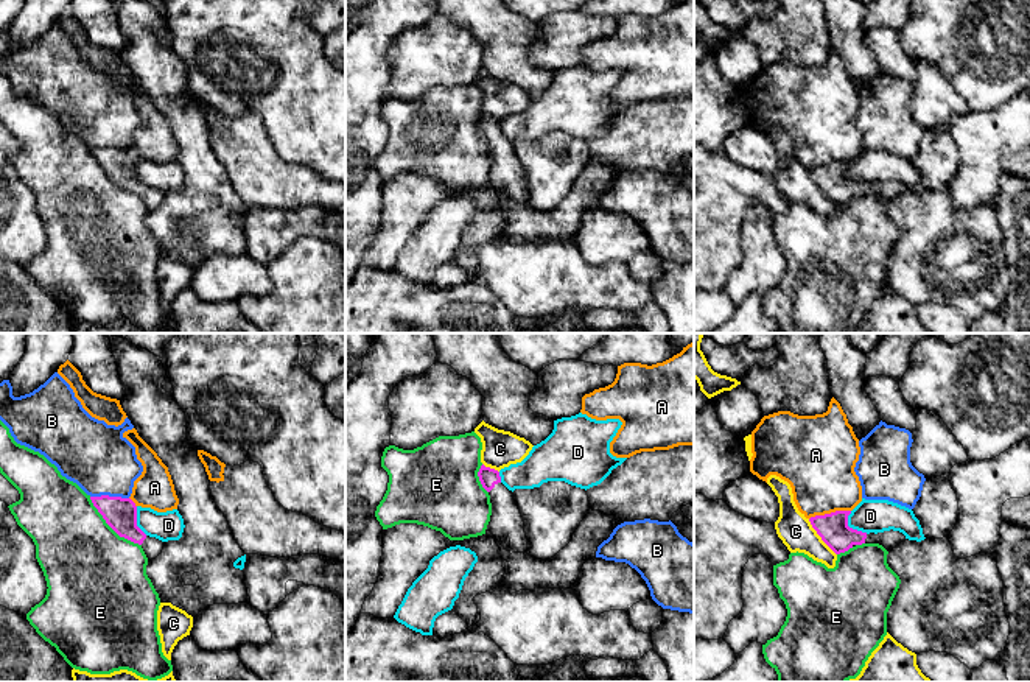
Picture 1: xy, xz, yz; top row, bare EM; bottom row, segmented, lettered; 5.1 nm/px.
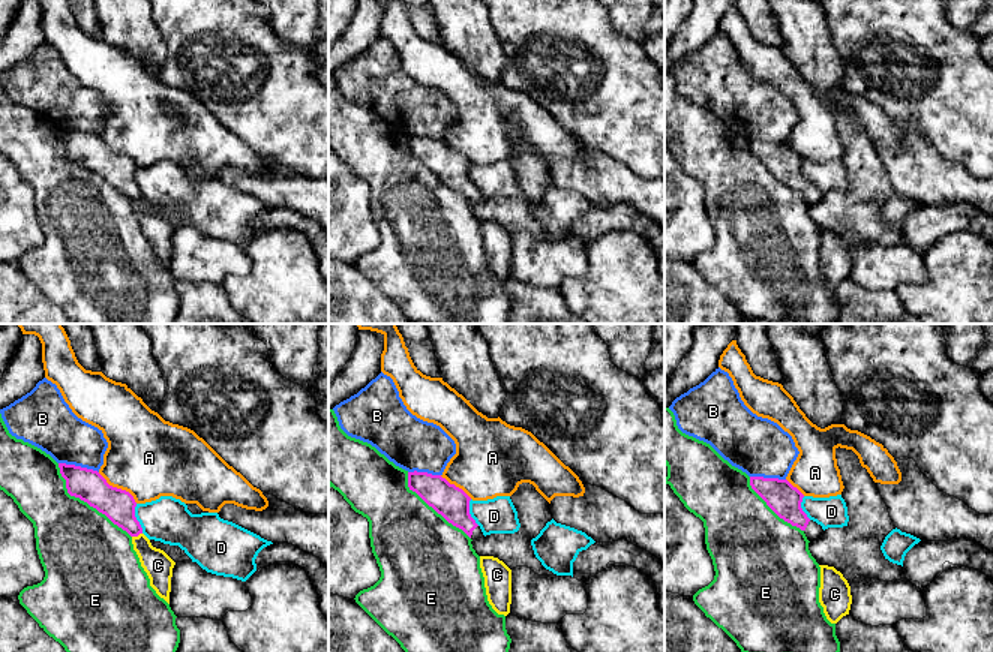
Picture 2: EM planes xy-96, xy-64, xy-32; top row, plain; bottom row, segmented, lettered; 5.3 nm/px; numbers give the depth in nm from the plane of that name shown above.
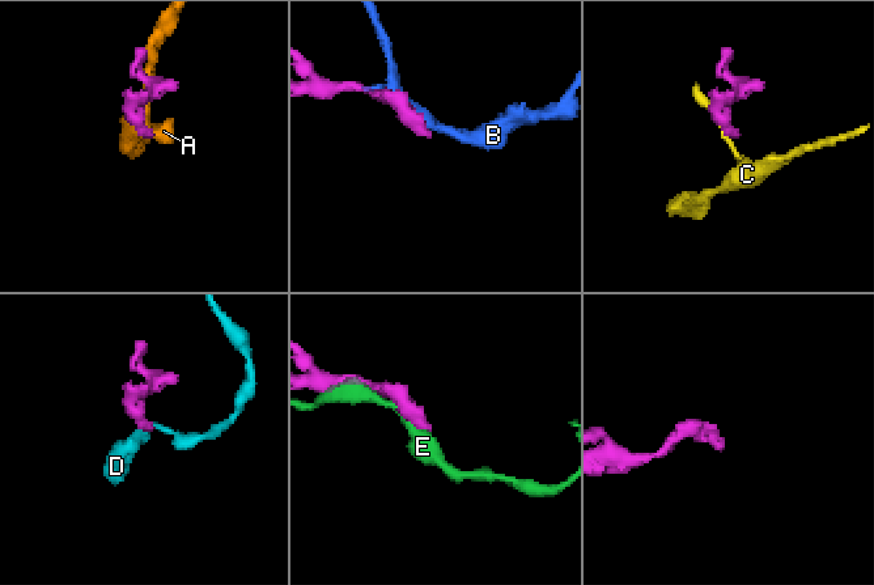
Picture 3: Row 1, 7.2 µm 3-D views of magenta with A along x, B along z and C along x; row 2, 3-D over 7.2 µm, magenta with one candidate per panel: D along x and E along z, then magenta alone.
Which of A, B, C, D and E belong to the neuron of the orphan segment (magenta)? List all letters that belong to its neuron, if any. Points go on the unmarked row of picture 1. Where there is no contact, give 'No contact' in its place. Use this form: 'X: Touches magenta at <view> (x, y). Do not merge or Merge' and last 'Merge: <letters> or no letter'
A: Touches magenta at yz (831, 164). Do not merge
B: Touches magenta at xy (108, 147). Do not merge
C: Touches magenta at yz (820, 187). Do not merge
D: Touches magenta at yz (851, 179). Do not merge
E: Touches magenta at xy (111, 178). Do not merge
Merge: no letter

